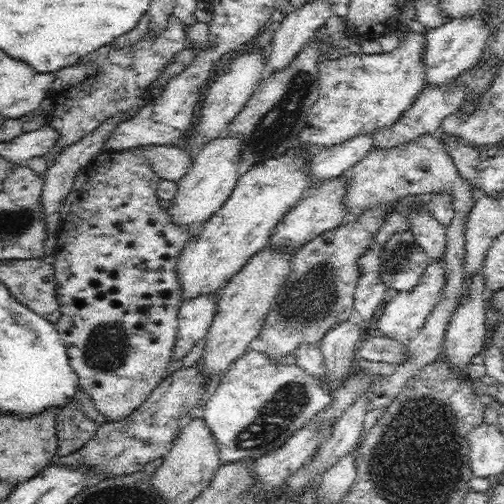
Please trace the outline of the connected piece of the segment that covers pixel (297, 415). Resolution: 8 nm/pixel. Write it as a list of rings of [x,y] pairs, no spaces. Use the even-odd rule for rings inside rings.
[[[248,350],[244,352],[244,356],[232,362],[230,368],[220,376],[218,384],[212,388],[202,408],[206,426],[212,431],[218,443],[220,462],[228,464],[240,461],[252,462],[272,450],[278,450],[286,440],[300,431],[302,426],[306,426],[316,412],[324,410],[324,406],[330,406],[330,402],[332,397],[322,379],[314,378],[297,363],[275,364],[265,352]]]

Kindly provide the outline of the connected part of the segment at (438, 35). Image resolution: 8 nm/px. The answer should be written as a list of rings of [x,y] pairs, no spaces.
[[[483,10],[476,12],[474,16],[450,19],[441,27],[427,30],[425,33],[426,46],[423,52],[425,82],[429,82],[432,86],[444,86],[446,82],[457,79],[482,59],[486,42],[490,36],[487,12]]]

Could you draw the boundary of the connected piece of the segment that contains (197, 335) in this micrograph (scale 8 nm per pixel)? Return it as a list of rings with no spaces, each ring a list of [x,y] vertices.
[[[220,294],[208,297],[201,295],[197,298],[182,302],[178,314],[178,328],[175,347],[171,361],[184,358],[198,340],[205,338],[214,317]]]

